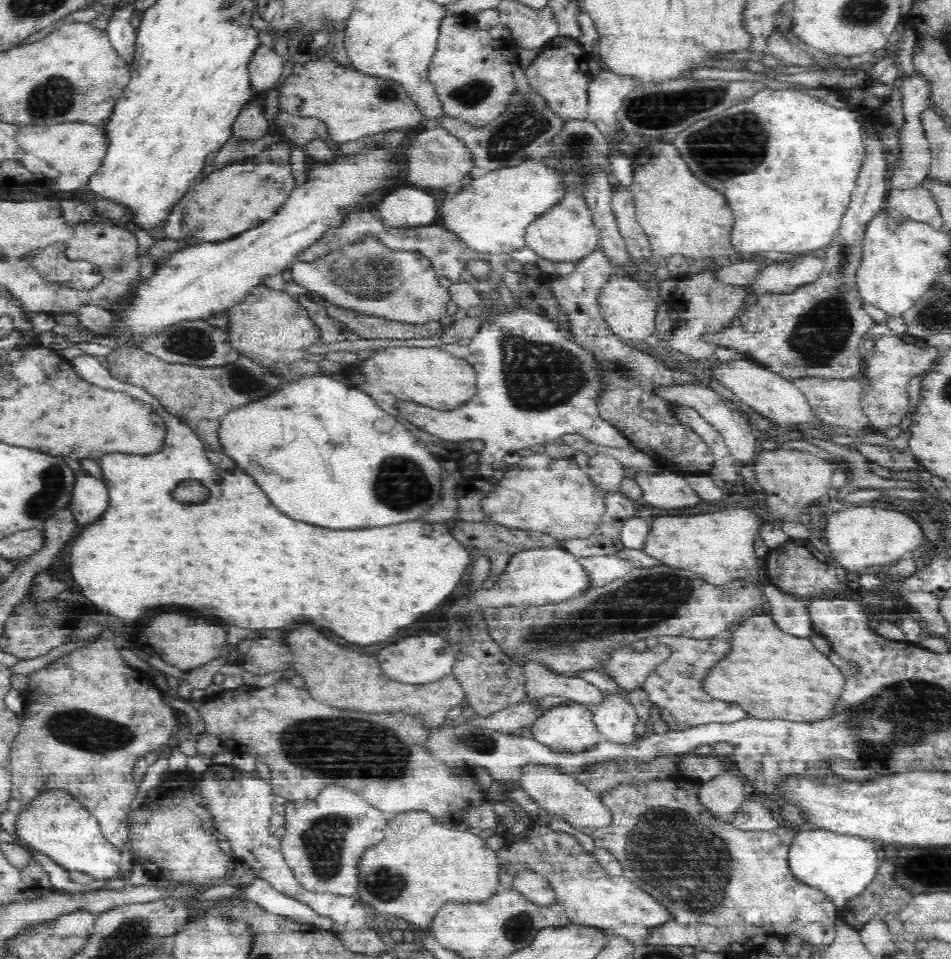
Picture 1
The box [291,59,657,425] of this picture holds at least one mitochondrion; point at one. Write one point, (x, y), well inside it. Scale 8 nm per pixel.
(537, 376)

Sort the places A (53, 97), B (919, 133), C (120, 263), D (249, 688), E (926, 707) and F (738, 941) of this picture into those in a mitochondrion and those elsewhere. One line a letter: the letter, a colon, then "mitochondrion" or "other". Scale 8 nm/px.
A: mitochondrion
B: other
C: mitochondrion
D: other
E: mitochondrion
F: other

